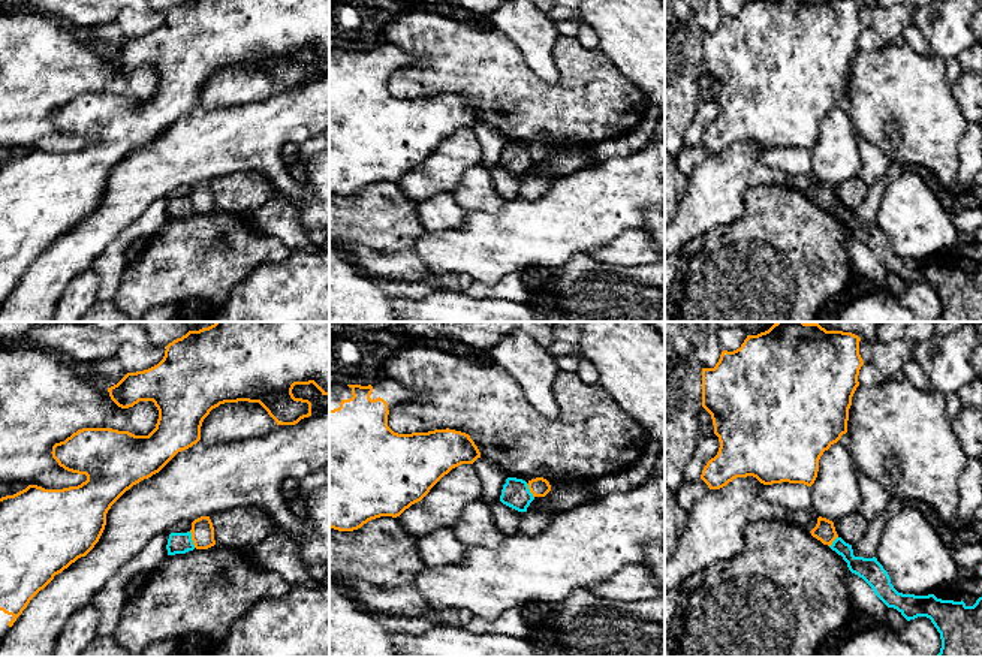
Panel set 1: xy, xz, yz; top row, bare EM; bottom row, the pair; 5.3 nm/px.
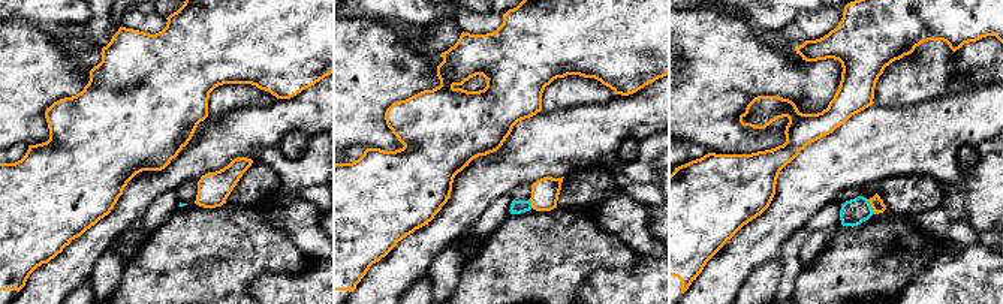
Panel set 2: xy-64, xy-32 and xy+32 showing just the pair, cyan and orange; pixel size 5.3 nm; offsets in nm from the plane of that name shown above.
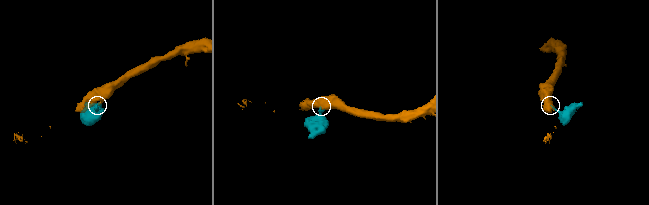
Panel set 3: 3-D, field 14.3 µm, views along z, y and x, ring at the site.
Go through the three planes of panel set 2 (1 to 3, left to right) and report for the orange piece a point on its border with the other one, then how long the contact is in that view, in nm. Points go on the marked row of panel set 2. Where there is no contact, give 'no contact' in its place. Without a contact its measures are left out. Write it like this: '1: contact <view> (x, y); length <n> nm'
1: no contact
2: contact xy-32 (530, 204); length 50 nm
3: contact xy+32 (870, 207); length 90 nm

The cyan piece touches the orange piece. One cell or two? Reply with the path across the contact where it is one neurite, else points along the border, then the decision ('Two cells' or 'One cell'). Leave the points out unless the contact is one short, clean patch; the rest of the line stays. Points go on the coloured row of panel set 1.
Boundary: xy (189, 532), (195, 547). Two cells

